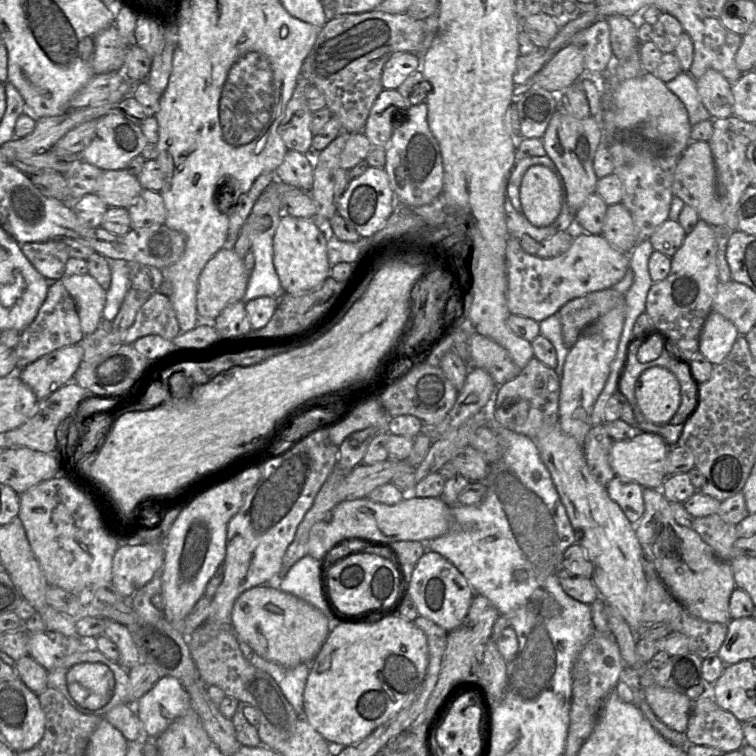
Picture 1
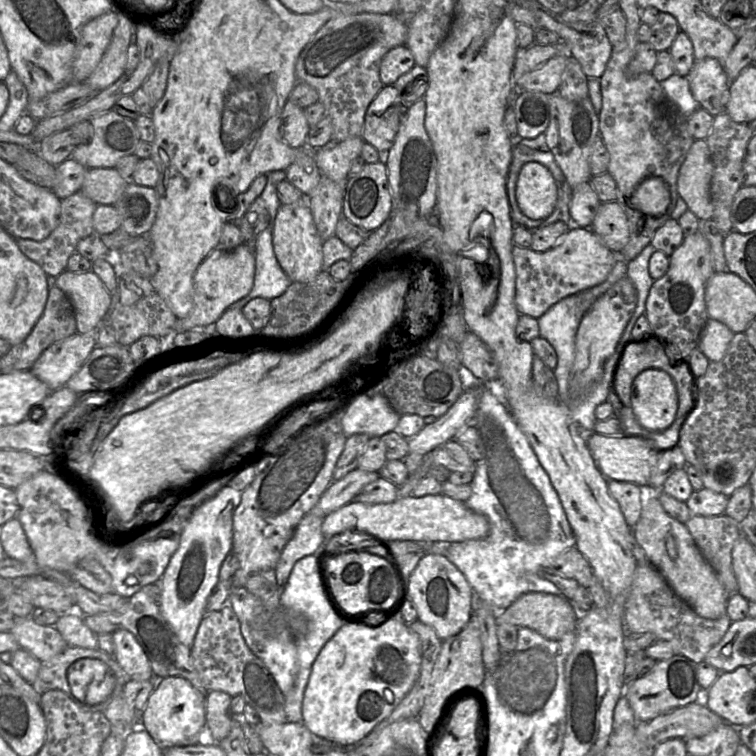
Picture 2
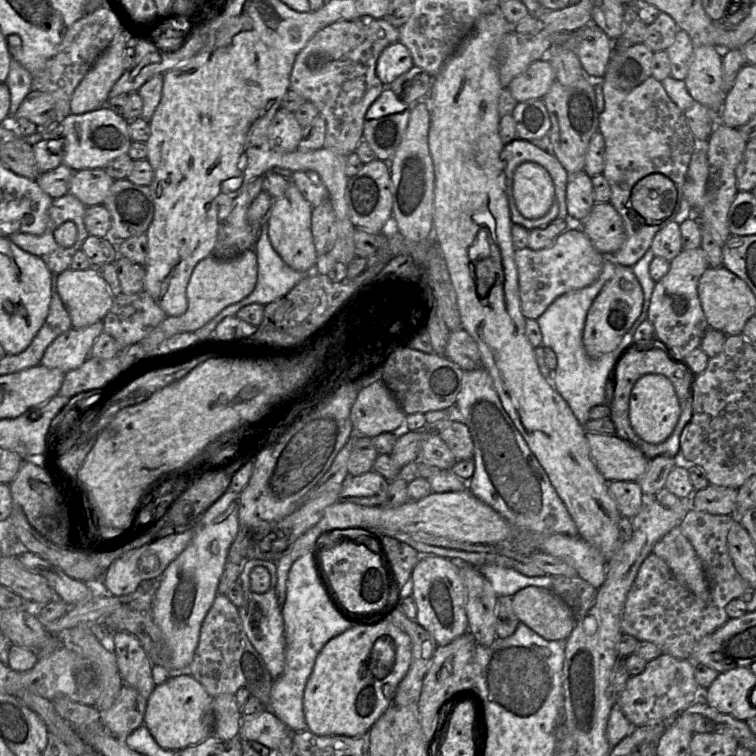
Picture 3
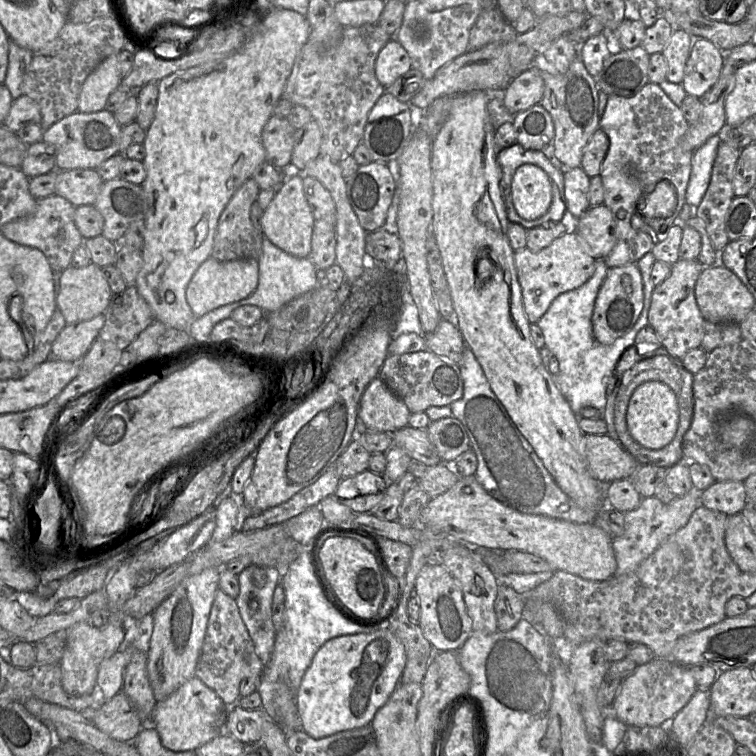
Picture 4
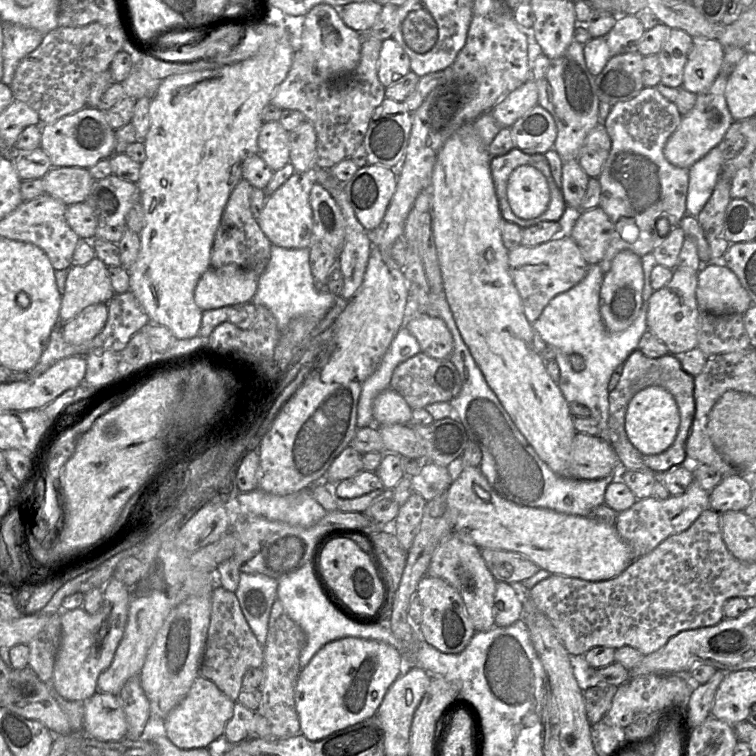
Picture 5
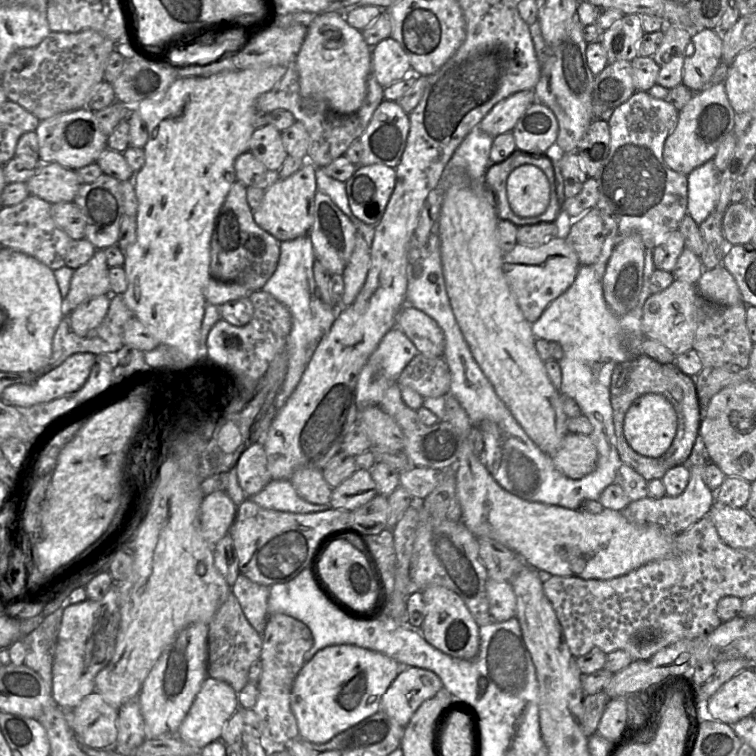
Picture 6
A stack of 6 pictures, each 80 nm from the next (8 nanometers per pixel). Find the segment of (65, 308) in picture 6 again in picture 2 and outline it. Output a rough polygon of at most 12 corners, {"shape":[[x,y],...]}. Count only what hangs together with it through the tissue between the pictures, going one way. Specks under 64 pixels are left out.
{"shape":[[68,270],[56,284],[69,298],[77,333],[95,331],[112,295],[93,272]]}

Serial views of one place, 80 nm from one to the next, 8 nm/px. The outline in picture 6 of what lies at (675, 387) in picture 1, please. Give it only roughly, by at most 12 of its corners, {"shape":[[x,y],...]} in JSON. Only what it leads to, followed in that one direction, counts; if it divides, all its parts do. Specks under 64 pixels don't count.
{"shape":[[662,395],[633,402],[624,419],[629,446],[660,458],[677,431]]}

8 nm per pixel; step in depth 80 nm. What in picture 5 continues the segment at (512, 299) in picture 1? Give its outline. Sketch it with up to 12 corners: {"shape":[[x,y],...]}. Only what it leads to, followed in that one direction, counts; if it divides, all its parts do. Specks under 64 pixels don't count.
{"shape":[[570,236],[509,250],[508,264],[532,324],[585,277]]}

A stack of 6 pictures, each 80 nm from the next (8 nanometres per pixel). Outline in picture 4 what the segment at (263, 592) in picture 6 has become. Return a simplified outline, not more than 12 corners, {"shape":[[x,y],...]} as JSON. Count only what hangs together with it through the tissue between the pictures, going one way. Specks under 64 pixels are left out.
{"shape":[[250,564],[236,603],[264,666],[276,631],[272,598],[282,570]]}

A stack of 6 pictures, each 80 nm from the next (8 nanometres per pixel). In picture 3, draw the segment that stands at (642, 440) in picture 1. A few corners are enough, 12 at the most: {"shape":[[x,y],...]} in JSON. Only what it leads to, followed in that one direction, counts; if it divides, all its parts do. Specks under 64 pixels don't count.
{"shape":[[586,432],[606,481],[637,482],[649,459],[615,434]]}

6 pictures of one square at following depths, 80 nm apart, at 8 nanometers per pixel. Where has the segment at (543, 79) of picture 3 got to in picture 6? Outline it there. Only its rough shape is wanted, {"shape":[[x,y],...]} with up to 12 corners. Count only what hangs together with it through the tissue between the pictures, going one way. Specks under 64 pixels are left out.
{"shape":[[523,90],[495,104],[478,127],[496,137],[512,132],[537,100]]}

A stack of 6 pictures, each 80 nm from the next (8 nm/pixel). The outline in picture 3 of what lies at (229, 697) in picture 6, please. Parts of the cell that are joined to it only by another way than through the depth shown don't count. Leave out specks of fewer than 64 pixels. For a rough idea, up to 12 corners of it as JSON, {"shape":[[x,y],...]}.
{"shape":[[192,675],[167,678],[143,725],[179,751],[213,734],[213,697]]}

